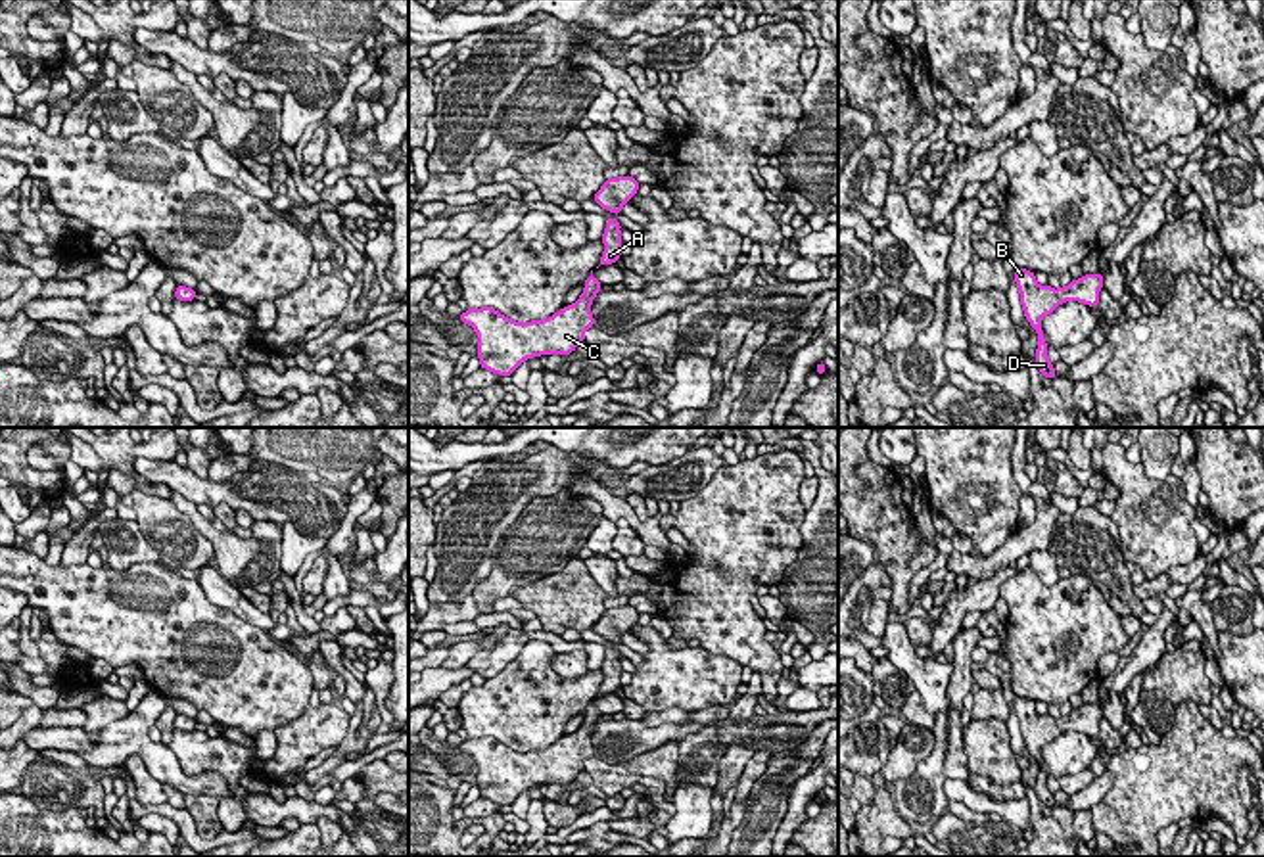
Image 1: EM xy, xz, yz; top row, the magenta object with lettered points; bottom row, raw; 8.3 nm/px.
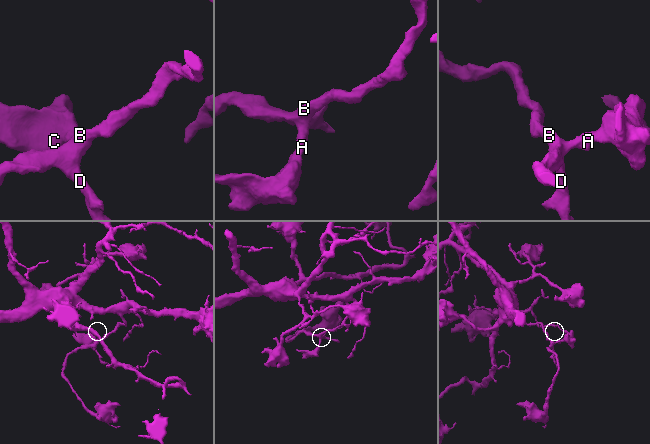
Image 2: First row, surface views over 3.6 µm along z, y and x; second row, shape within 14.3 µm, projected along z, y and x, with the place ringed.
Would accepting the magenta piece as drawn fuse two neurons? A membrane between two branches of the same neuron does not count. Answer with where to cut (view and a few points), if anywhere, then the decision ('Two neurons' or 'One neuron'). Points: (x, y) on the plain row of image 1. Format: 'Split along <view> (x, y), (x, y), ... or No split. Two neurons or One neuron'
No split. One neuron

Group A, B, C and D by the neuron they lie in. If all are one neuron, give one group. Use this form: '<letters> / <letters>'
A B C D

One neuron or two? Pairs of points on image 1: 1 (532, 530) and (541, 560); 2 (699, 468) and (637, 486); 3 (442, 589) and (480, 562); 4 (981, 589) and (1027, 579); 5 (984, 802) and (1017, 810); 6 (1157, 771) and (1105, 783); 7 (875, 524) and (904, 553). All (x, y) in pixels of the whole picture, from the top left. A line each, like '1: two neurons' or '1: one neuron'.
1: one neuron
2: one neuron
3: one neuron
4: two neurons
5: one neuron
6: two neurons
7: one neuron

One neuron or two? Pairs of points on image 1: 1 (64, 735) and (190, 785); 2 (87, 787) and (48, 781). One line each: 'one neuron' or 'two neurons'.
1: one neuron
2: one neuron

